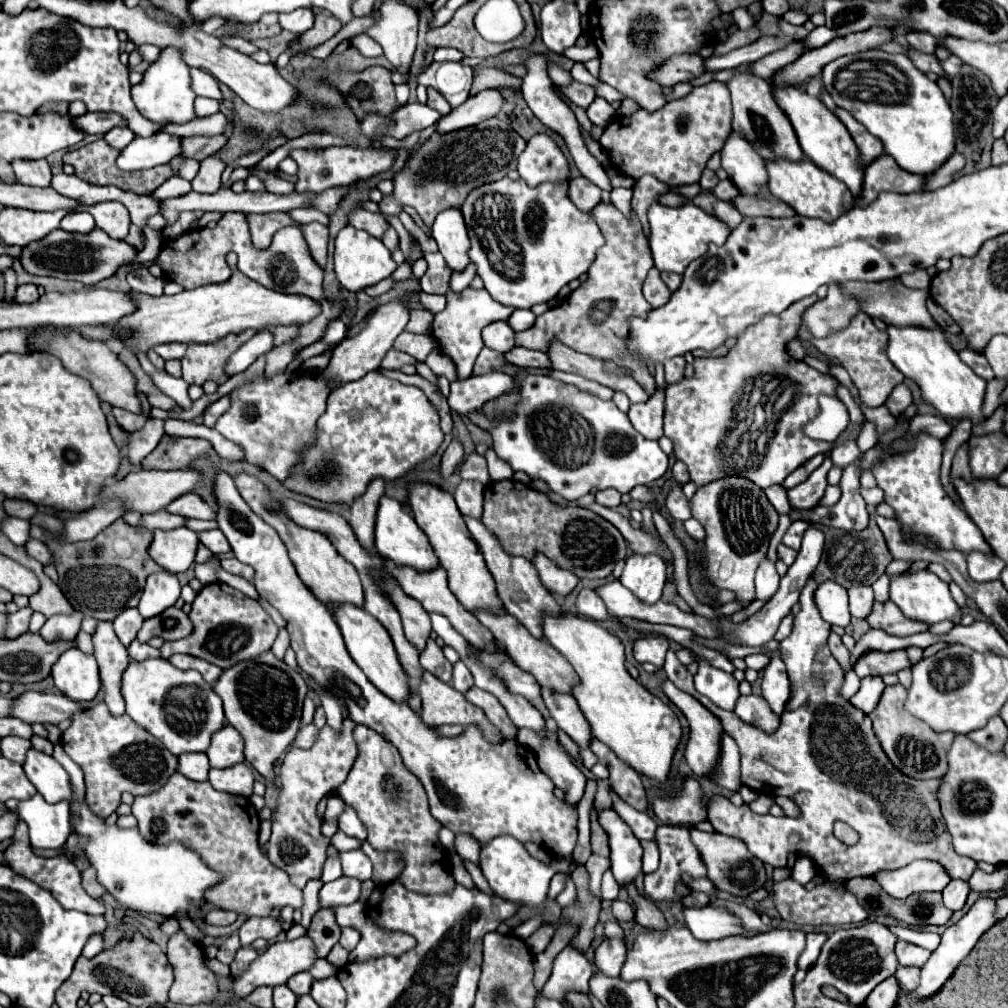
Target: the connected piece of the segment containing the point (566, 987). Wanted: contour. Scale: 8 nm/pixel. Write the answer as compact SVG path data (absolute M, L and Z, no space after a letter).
M567 946L563 952L557 954L553 962L553 974L543 988L543 996L561 1000L571 990L587 992L589 978L593 976L593 972L595 968L583 952L573 946Z

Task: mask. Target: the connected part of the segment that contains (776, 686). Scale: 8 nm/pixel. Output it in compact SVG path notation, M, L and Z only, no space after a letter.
M779 656L771 658L771 664L763 670L761 676L761 696L767 700L773 714L781 718L791 696L791 680L787 668Z

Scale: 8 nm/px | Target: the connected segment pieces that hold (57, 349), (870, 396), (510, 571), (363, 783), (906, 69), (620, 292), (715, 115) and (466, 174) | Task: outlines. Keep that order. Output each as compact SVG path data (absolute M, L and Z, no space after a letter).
M53 326L45 328L45 334L39 334L37 338L33 338L31 344L33 344L33 348L37 348L41 352L49 352L49 354L57 356L69 372L73 372L73 374L89 380L91 382L91 388L97 392L97 396L103 402L107 402L111 406L117 406L117 408L123 408L123 410L129 410L133 414L145 414L143 412L143 406L141 406L141 400L137 396L137 388L135 388L137 386L137 380L135 380L135 376L107 348L107 344L97 342L97 340L85 340L85 338L81 338L75 332L63 336L57 330L53 330Z
M859 312L857 316L853 316L853 324L849 324L849 328L845 328L841 332L833 332L833 336L827 336L825 340L813 340L813 336L809 336L809 332L805 332L805 328L799 328L799 338L803 342L807 342L815 350L817 356L825 358L827 364L841 366L849 372L851 382L855 384L855 388L859 392L859 400L867 408L877 408L877 406L885 404L891 390L905 380L901 376L901 372L897 372L897 368L885 358L887 332L877 330L865 312Z
M465 516L465 522L467 522L467 528L471 532L471 536L475 538L475 542L479 544L483 556L485 556L485 562L487 562L487 568L495 580L495 588L497 588L497 596L501 598L503 602L503 608L513 614L529 632L531 636L535 638L543 638L543 630L541 630L541 624L543 624L543 612L549 612L549 614L559 614L561 612L561 606L555 602L555 598L551 596L551 592L541 584L539 580L539 574L537 570L533 568L533 564L525 558L519 558L519 556L509 556L497 536L493 536L493 532L487 532L485 524L477 518L471 518L471 516Z
M359 724L355 728L355 740L359 746L359 756L345 784L339 786L337 794L345 800L345 804L357 810L359 818L369 830L367 842L375 850L401 852L405 870L397 880L407 886L407 890L421 894L451 892L455 886L455 878L451 874L449 856L437 840L441 824L437 824L437 820L433 820L429 812L423 784L405 768L397 748L371 728Z
M865 50L853 56L841 56L823 68L823 84L839 108L845 108L857 122L861 122L873 136L883 142L883 150L897 162L897 166L911 174L929 176L955 152L953 112L941 94L939 86L919 72L905 54L887 54L881 50Z
M599 202L597 208L593 208L593 218L605 236L605 246L597 252L597 258L587 272L589 278L575 292L571 292L561 306L537 316L533 328L517 332L515 342L517 346L545 352L545 348L549 348L549 340L555 338L561 340L561 344L593 358L625 364L627 368L633 368L633 378L651 396L655 392L655 378L645 364L637 364L637 360L629 356L623 340L629 336L629 318L645 318L647 312L651 312L651 306L643 298L641 286L647 272L653 268L653 258L649 256L649 246L637 214L629 220L613 204Z
M712 80L693 88L685 98L665 104L657 112L639 108L631 116L617 116L601 134L599 144L609 154L613 166L631 178L653 174L669 186L695 184L707 160L721 150L731 134L731 100L723 82Z
M489 118L477 126L469 126L457 132L449 132L443 136L433 134L425 146L407 160L407 166L395 176L395 190L391 196L385 196L379 204L381 212L373 214L367 210L355 210L349 216L349 224L369 232L375 238L381 238L389 228L385 216L397 216L401 206L407 204L417 210L423 222L431 228L435 216L447 208L461 208L467 194L487 182L501 180L507 172L517 168L517 158L525 150L525 140L507 124L497 118Z

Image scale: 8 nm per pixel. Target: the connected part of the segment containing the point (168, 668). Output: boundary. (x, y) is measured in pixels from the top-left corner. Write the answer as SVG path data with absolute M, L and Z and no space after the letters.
M149 658L143 662L133 662L123 674L121 690L123 690L125 704L127 704L127 714L149 734L157 736L157 740L161 740L165 748L175 756L181 756L185 752L207 752L213 732L225 726L223 704L217 692L213 690L213 686L207 684L197 670L177 670L163 658Z

